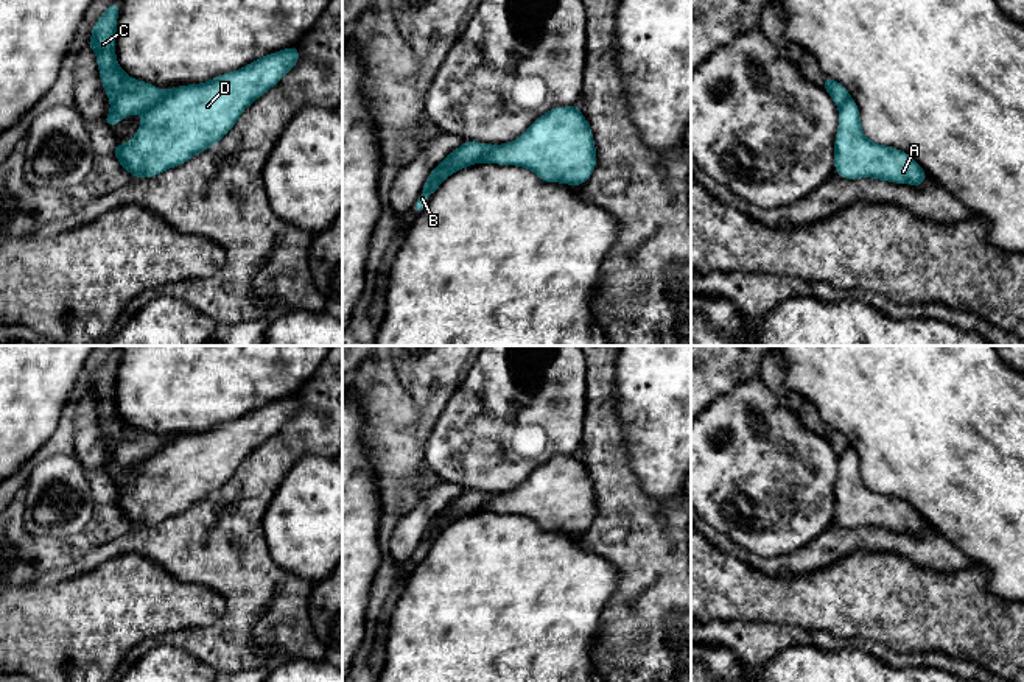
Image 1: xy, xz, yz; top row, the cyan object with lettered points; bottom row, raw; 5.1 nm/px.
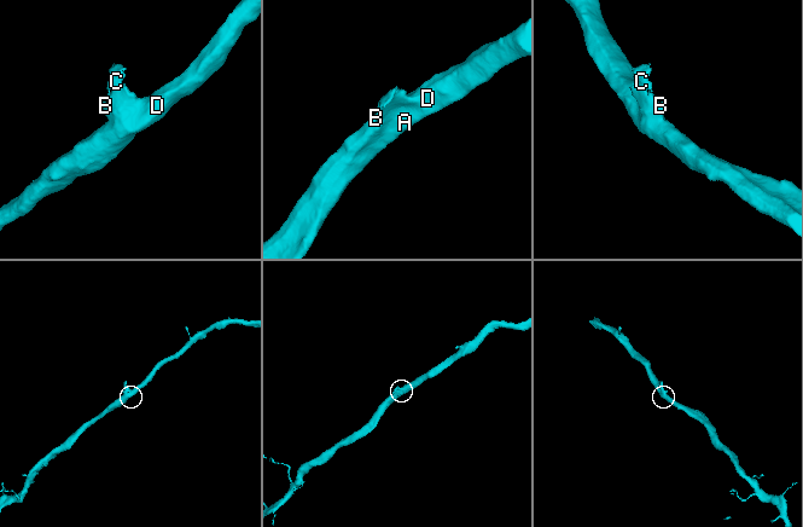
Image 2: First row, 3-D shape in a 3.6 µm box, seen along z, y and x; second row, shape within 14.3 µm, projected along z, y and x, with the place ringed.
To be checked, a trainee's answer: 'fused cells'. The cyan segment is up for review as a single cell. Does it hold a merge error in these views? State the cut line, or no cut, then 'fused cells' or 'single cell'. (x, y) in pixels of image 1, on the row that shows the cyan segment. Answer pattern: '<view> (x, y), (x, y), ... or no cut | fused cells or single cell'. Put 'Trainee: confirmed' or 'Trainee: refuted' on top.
Trainee: confirmed
xy (165, 92), (159, 100), (139, 111) | fused cells

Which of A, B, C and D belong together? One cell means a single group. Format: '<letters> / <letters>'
A D / B C

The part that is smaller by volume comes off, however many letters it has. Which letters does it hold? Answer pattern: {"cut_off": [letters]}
{"cut_off": ["B", "C"]}

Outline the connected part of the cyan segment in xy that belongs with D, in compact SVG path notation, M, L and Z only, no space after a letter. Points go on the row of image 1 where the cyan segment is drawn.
M291 47L210 81L168 89L160 101L140 111L140 128L131 142L115 145L114 156L134 178L157 176L185 163L226 137L243 111L285 78L299 58L299 48Z

